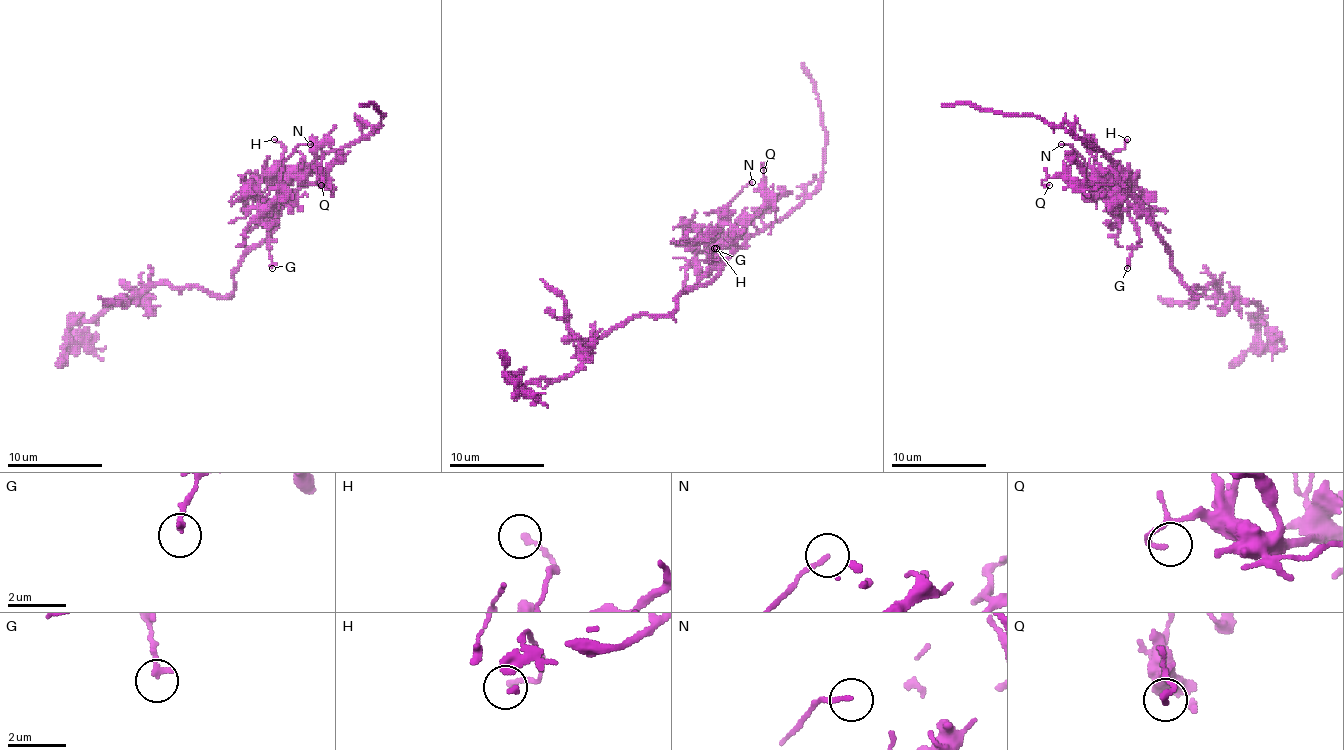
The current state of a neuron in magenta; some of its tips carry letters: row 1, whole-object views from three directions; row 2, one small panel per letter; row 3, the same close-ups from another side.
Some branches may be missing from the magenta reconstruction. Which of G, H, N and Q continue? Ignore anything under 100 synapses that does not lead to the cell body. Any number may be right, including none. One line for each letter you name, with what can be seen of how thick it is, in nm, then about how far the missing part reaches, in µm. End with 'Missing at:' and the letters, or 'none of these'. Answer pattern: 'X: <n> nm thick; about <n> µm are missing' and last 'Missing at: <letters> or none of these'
Missing at: none of these

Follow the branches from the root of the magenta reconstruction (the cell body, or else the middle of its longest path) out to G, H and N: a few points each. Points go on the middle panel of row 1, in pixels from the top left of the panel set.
G: (704, 286), (721, 267), (714, 251), (709, 253), (711, 260), (714, 248)
H: (704, 286), (721, 267), (723, 232), (728, 236), (728, 243), (716, 248)
N: (704, 286), (718, 272), (721, 251), (730, 236), (730, 220), (723, 208), (752, 182)

